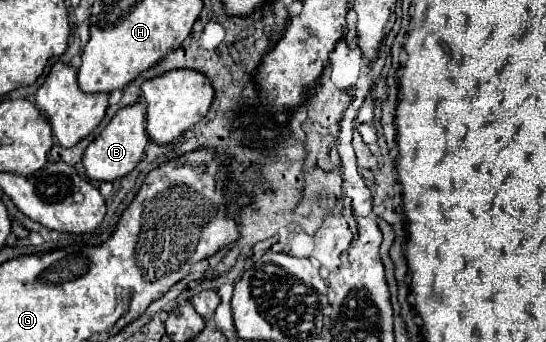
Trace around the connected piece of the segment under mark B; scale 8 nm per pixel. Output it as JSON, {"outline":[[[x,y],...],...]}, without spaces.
{"outline":[[[140,99],[134,105],[122,107],[112,121],[104,127],[104,131],[86,147],[84,151],[84,167],[86,175],[92,181],[114,181],[128,175],[144,155],[144,147],[148,145],[146,133],[146,103]]]}

